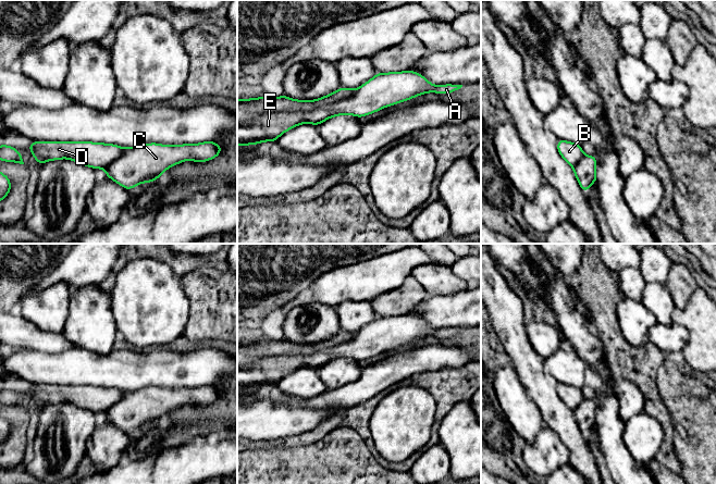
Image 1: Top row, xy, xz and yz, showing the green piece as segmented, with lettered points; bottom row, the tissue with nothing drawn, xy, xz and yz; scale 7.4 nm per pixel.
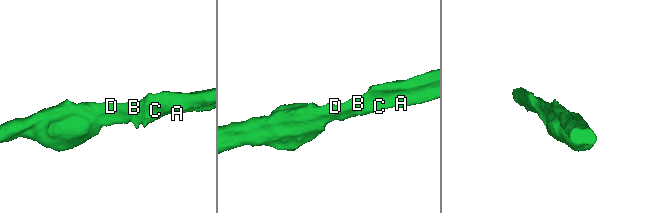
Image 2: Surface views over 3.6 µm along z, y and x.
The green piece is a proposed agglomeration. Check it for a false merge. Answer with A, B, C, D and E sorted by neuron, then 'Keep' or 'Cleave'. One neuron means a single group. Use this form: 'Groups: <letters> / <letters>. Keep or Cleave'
Groups: A B C D E. Keep

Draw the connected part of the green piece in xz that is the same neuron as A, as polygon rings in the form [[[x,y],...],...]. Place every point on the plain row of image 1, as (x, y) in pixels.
[[[407,313],[404,315],[376,317],[370,324],[356,333],[340,331],[336,335],[316,344],[296,344],[285,338],[281,340],[259,340],[237,343],[237,389],[277,385],[279,381],[300,368],[318,370],[337,359],[355,359],[358,362],[370,359],[386,350],[410,344],[428,336],[452,337],[462,328],[433,328],[423,319]]]

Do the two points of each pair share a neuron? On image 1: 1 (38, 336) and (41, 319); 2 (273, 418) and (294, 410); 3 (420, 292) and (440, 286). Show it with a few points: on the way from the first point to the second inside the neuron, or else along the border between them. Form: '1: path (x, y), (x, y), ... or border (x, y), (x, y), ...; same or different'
1: border (20, 313), (44, 332), (57, 332), (64, 336); different
2: path (279, 414), (288, 414); same
3: path (424, 293), (435, 286); same

